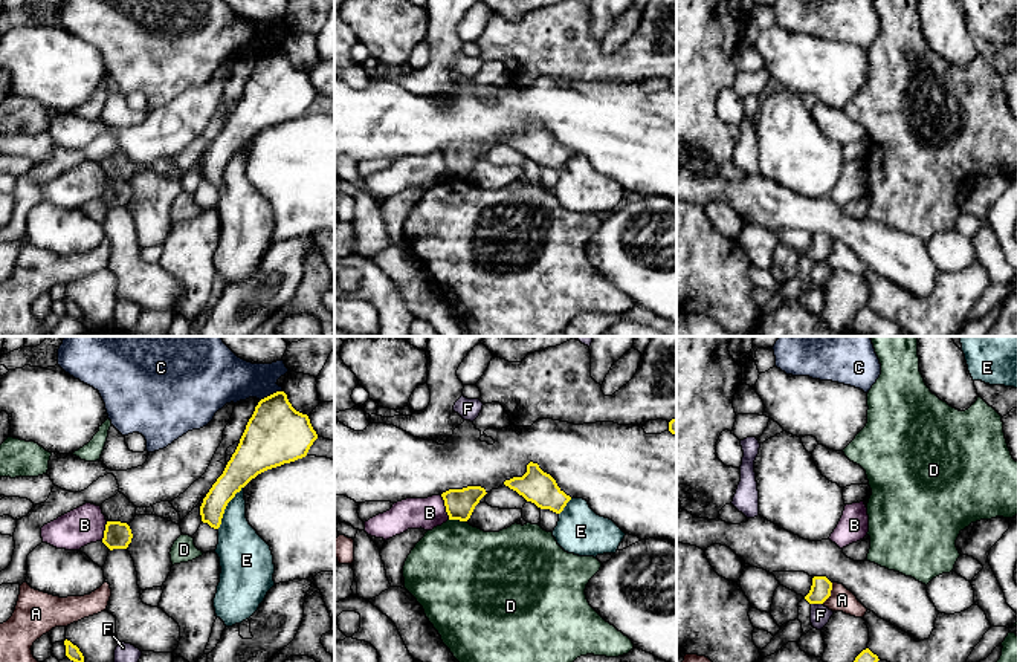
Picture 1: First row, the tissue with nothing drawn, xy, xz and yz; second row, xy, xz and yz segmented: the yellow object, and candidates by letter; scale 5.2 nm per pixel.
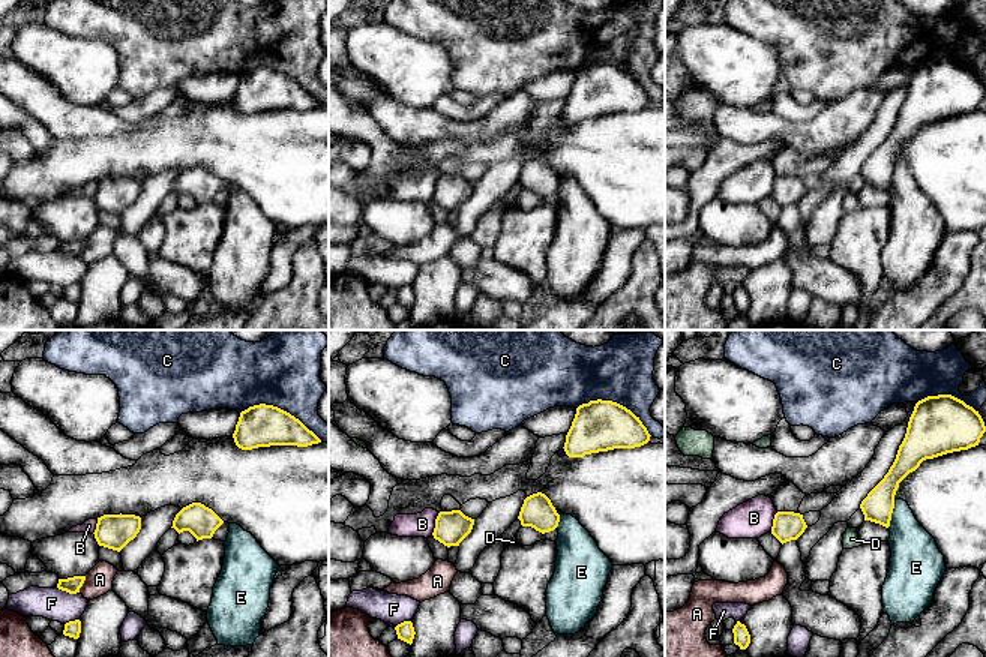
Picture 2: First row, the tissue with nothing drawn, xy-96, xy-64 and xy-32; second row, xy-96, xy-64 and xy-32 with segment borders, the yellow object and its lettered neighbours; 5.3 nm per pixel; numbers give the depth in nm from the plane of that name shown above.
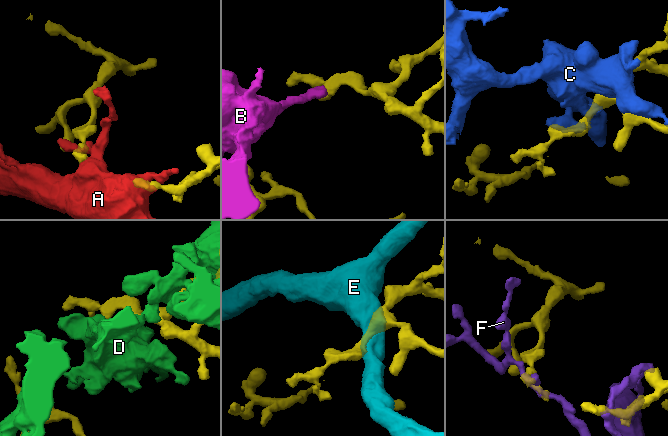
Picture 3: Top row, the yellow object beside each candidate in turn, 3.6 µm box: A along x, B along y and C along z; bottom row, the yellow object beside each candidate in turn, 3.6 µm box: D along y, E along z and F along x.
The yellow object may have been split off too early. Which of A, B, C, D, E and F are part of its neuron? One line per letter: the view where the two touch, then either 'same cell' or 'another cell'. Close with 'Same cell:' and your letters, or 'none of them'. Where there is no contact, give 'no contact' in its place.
A: contact in yz; another cell
B: contact in xz; another cell
C: contact in xy; another cell
D: contact in xz; another cell
E: contact in xy; another cell
F: contact in yz; another cell
Same cell: none of them

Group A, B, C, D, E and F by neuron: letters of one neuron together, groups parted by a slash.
A / B / C / D / E / F

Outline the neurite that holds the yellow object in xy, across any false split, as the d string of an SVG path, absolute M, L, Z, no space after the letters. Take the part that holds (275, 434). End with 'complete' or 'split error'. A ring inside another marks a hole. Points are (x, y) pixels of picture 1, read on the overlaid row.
M276 391L258 402L240 443L223 474L212 485L200 506L202 521L218 529L228 503L258 474L307 456L318 439L307 414L296 411L284 391Z; complete

